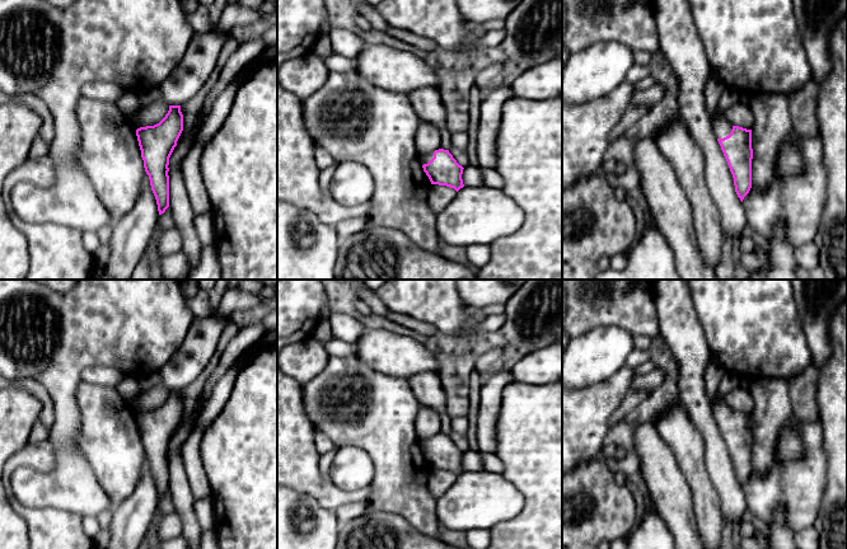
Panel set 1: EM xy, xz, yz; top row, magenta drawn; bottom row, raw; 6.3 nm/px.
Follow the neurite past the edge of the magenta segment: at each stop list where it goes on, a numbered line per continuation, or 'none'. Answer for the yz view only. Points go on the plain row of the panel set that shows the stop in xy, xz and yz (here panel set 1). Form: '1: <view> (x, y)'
1: yz (721, 412)

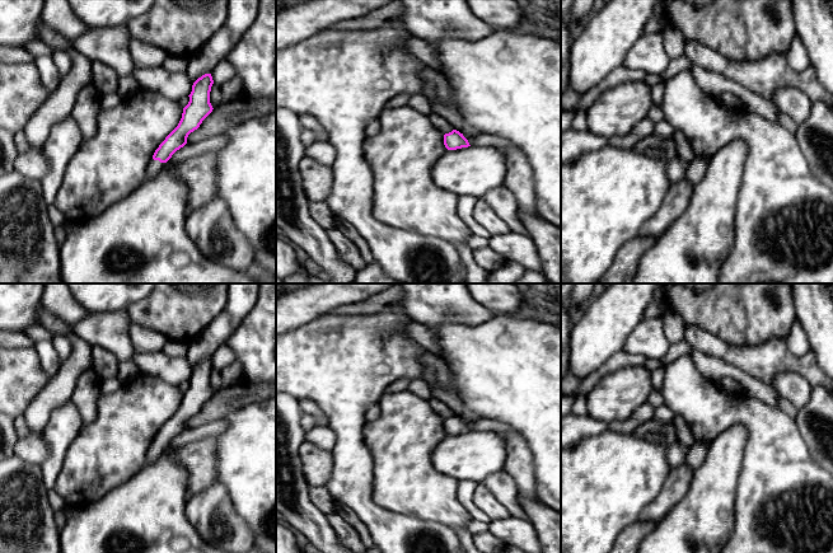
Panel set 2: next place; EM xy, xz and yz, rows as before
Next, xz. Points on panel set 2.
none

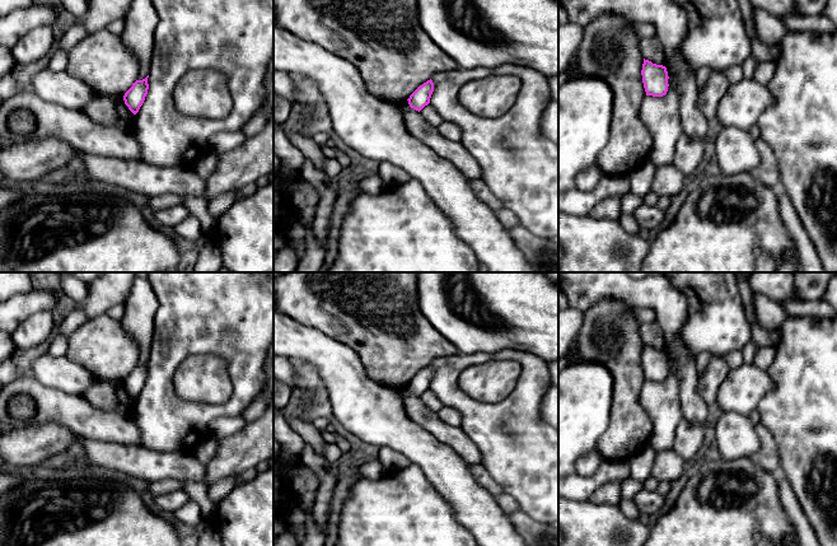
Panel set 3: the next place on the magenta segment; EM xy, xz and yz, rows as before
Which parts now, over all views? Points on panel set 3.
none

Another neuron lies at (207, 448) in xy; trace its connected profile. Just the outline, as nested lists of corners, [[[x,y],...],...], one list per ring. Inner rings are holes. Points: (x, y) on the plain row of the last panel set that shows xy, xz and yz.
[[[210,434],[204,440],[201,440],[192,452],[195,457],[204,466],[206,466],[212,459],[212,457],[218,453],[219,442],[220,439]]]

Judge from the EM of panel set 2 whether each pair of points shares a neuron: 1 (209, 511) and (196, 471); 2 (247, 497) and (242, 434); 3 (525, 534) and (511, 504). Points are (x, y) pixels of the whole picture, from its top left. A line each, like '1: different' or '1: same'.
1: same
2: same
3: different

